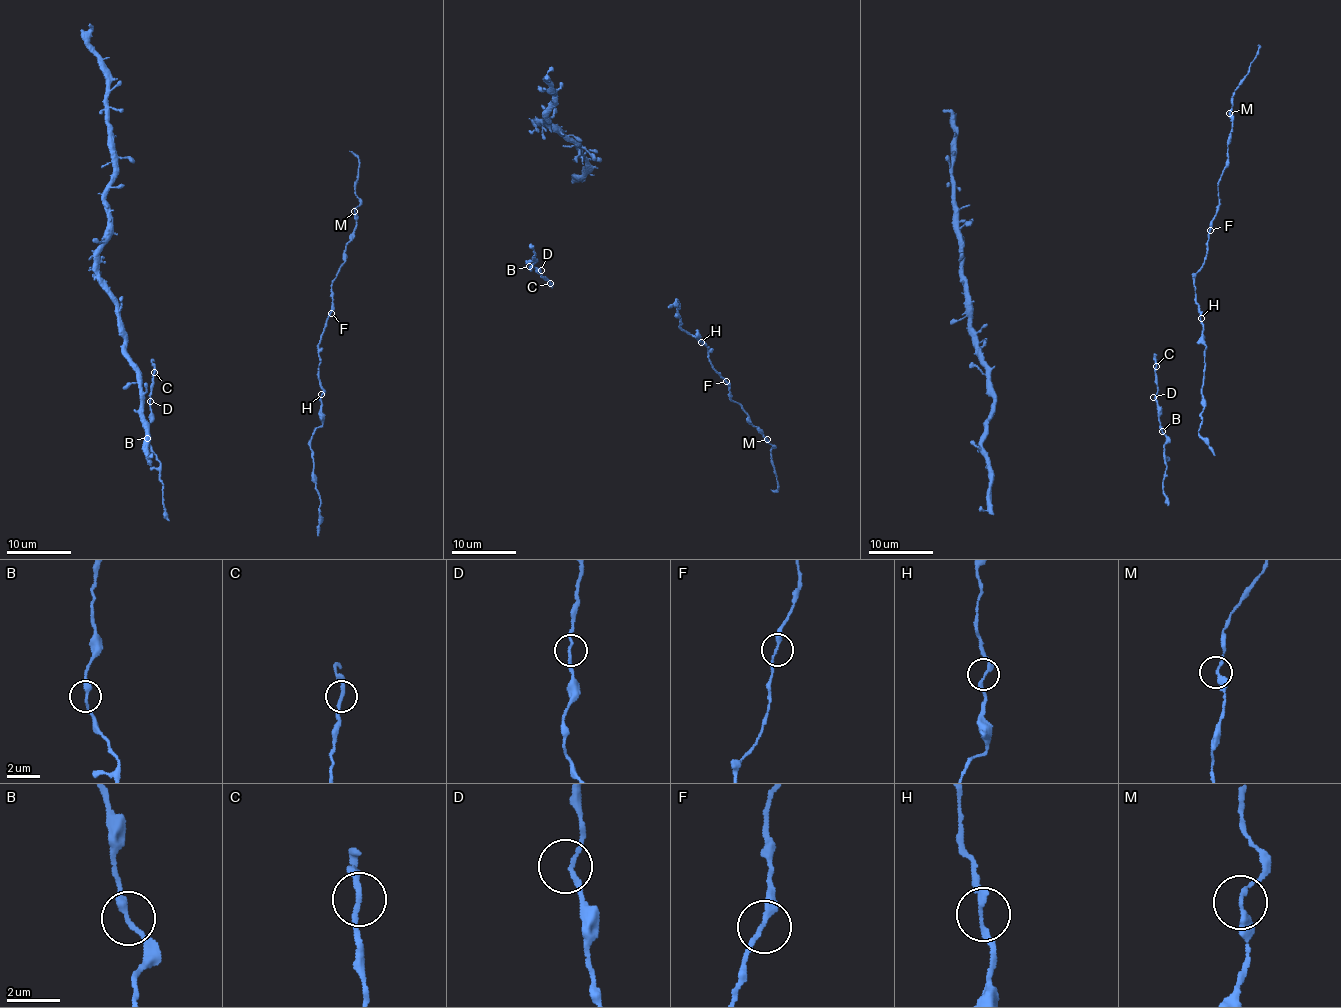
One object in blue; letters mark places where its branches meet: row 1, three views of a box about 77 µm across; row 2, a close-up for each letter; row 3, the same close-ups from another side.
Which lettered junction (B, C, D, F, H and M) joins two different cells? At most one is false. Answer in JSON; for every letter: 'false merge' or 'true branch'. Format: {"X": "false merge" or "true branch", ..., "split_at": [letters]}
{"B": "true branch", "C": "true branch", "D": "true branch", "F": "true branch", "H": "true branch", "M": "true branch", "split_at": []}

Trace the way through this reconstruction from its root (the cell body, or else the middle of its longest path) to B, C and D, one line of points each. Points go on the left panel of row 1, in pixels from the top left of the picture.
B: (166, 510), (162, 501), (160, 462), (147, 438)
C: (166, 510), (162, 501), (160, 462), (149, 439), (154, 372)
D: (166, 510), (162, 501), (160, 462), (149, 439), (150, 401)

